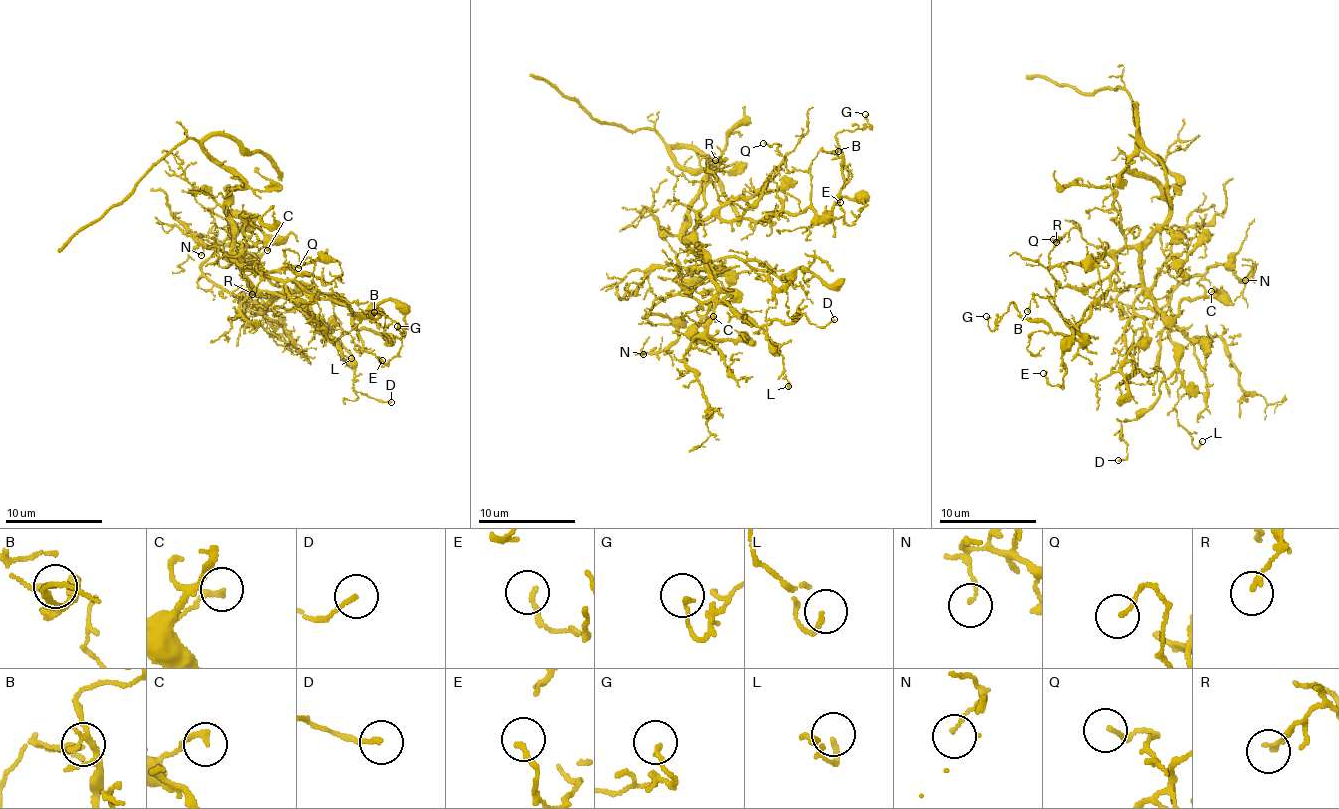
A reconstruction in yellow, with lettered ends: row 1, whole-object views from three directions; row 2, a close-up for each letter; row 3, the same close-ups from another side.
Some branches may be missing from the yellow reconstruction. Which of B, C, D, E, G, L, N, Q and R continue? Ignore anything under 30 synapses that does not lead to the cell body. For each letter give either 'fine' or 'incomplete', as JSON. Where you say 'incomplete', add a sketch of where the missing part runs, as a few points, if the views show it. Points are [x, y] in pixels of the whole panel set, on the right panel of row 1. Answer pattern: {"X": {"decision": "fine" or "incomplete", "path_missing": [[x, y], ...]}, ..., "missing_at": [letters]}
{"B": {"decision": "fine"}, "C": {"decision": "fine"}, "D": {"decision": "fine"}, "E": {"decision": "fine"}, "G": {"decision": "fine"}, "L": {"decision": "fine"}, "N": {"decision": "fine"}, "Q": {"decision": "fine"}, "R": {"decision": "fine"}, "missing_at": []}

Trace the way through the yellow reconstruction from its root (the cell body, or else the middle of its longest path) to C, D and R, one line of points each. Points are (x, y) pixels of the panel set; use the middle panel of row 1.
C: (684, 241), (693, 243), (719, 286), (731, 297), (728, 301), (712, 301), (698, 326), (713, 316)
D: (684, 241), (697, 249), (720, 300), (759, 325), (775, 319), (789, 323), (797, 307), (819, 326), (834, 319)
R: (684, 241), (688, 241), (692, 231), (719, 204), (715, 188), (715, 175), (719, 162), (723, 160), (715, 160)

